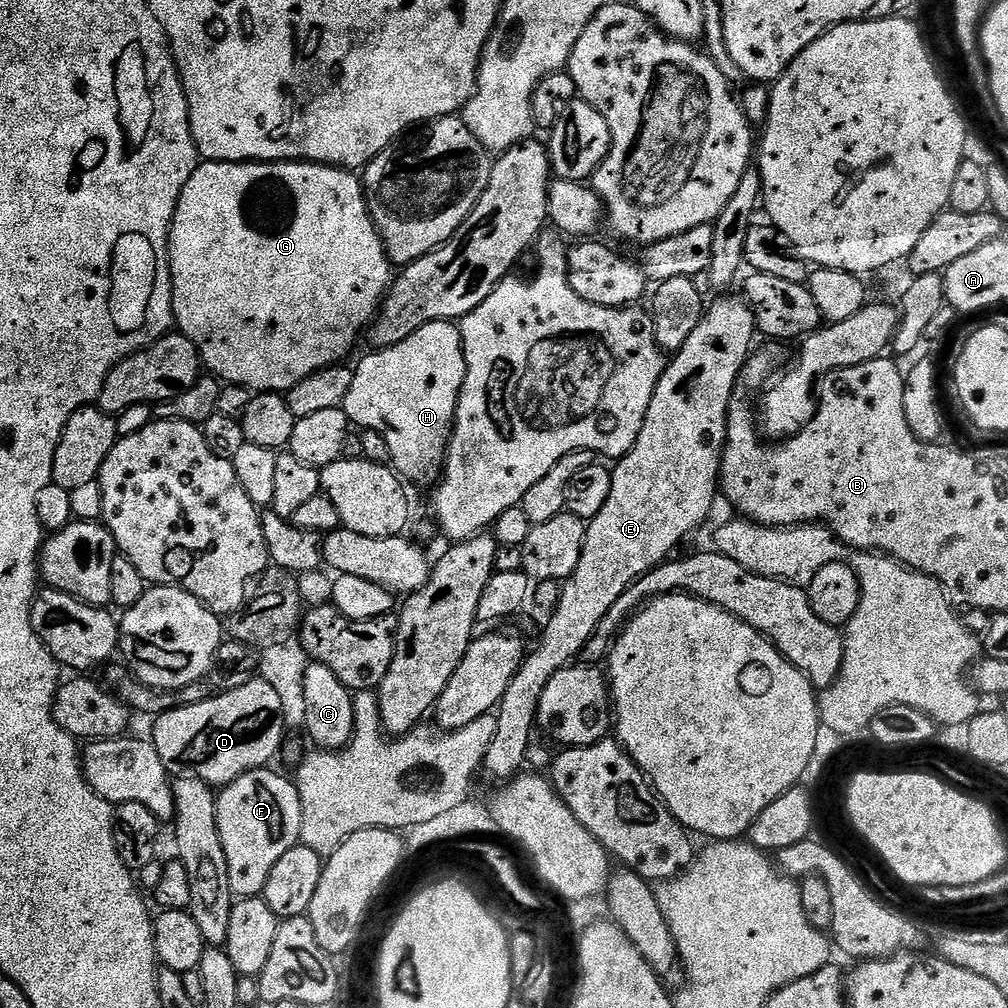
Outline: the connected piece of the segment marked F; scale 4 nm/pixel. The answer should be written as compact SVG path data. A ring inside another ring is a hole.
M271 767L239 776L216 797L216 825L228 863L230 890L236 898L256 898L263 893L270 870L295 844L300 843L302 802L300 789Z

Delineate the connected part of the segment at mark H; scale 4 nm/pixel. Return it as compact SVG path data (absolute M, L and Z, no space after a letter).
M432 320L414 330L410 338L402 338L402 342L394 346L369 353L361 358L360 365L355 365L350 394L346 394L342 405L344 413L355 427L357 424L357 429L374 430L386 438L386 446L390 446L391 467L401 481L417 484L420 488L435 485L444 470L448 441L452 439L452 426L456 422L456 403L466 378L464 343L459 327L450 320Z

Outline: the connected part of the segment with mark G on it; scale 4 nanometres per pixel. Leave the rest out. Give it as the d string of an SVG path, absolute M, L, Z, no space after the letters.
M204 160L197 163L194 174L190 174L190 182L186 182L186 186L182 186L182 194L178 198L178 206L174 210L172 229L168 231L168 265L170 266L170 274L172 275L172 319L180 335L190 338L190 342L194 342L194 346L200 352L203 367L211 375L229 384L241 384L243 388L247 388L256 394L261 392L287 394L293 386L298 382L302 382L302 378L306 378L323 368L329 368L331 364L341 363L345 359L343 356L355 346L356 339L359 336L361 339L362 333L376 319L376 314L380 310L381 303L388 289L392 287L394 279L394 265L388 258L388 251L384 248L380 231L377 230L376 223L372 221L372 216L368 213L368 200L364 197L364 185L361 177L355 171L347 168L334 168L330 164L313 164L298 160L241 162L238 164L234 162L222 162L221 160Z

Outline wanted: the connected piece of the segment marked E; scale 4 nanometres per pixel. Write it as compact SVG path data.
M717 295L717 300L705 307L702 322L698 322L694 334L686 338L686 346L682 346L682 350L671 357L670 363L660 375L634 446L625 456L619 457L612 468L610 498L606 498L606 506L598 510L596 517L587 521L578 570L574 570L574 574L563 581L560 601L540 636L536 653L533 656L532 653L525 655L518 674L500 700L495 713L494 742L490 742L490 750L482 765L483 771L488 771L499 782L516 779L521 775L523 768L520 767L525 767L528 750L533 743L532 728L534 732L537 727L536 711L540 705L542 690L546 690L546 682L550 682L550 678L554 678L558 670L569 667L575 661L572 659L587 649L592 635L602 618L606 618L610 606L614 606L614 602L618 602L618 598L622 598L622 594L626 594L626 590L637 580L665 563L675 553L672 551L691 532L698 531L703 526L704 519L711 514L716 496L718 500L720 457L724 451L724 441L728 439L728 407L744 363L753 351L752 339L757 339L758 336L754 310L743 295L732 295Z

